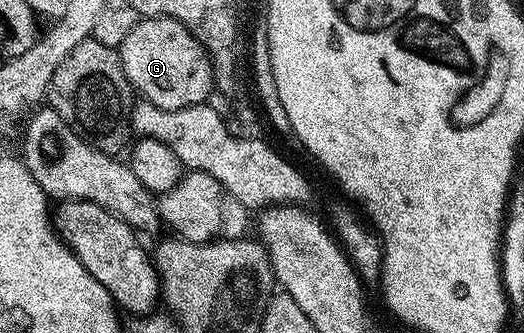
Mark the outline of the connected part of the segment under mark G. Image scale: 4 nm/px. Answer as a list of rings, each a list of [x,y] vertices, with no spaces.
[[[142,17],[125,35],[122,44],[117,47],[118,57],[124,67],[124,75],[128,75],[130,86],[145,100],[161,109],[183,109],[200,105],[211,100],[210,92],[215,92],[216,78],[214,64],[210,61],[206,49],[191,37],[188,27],[174,17]]]

